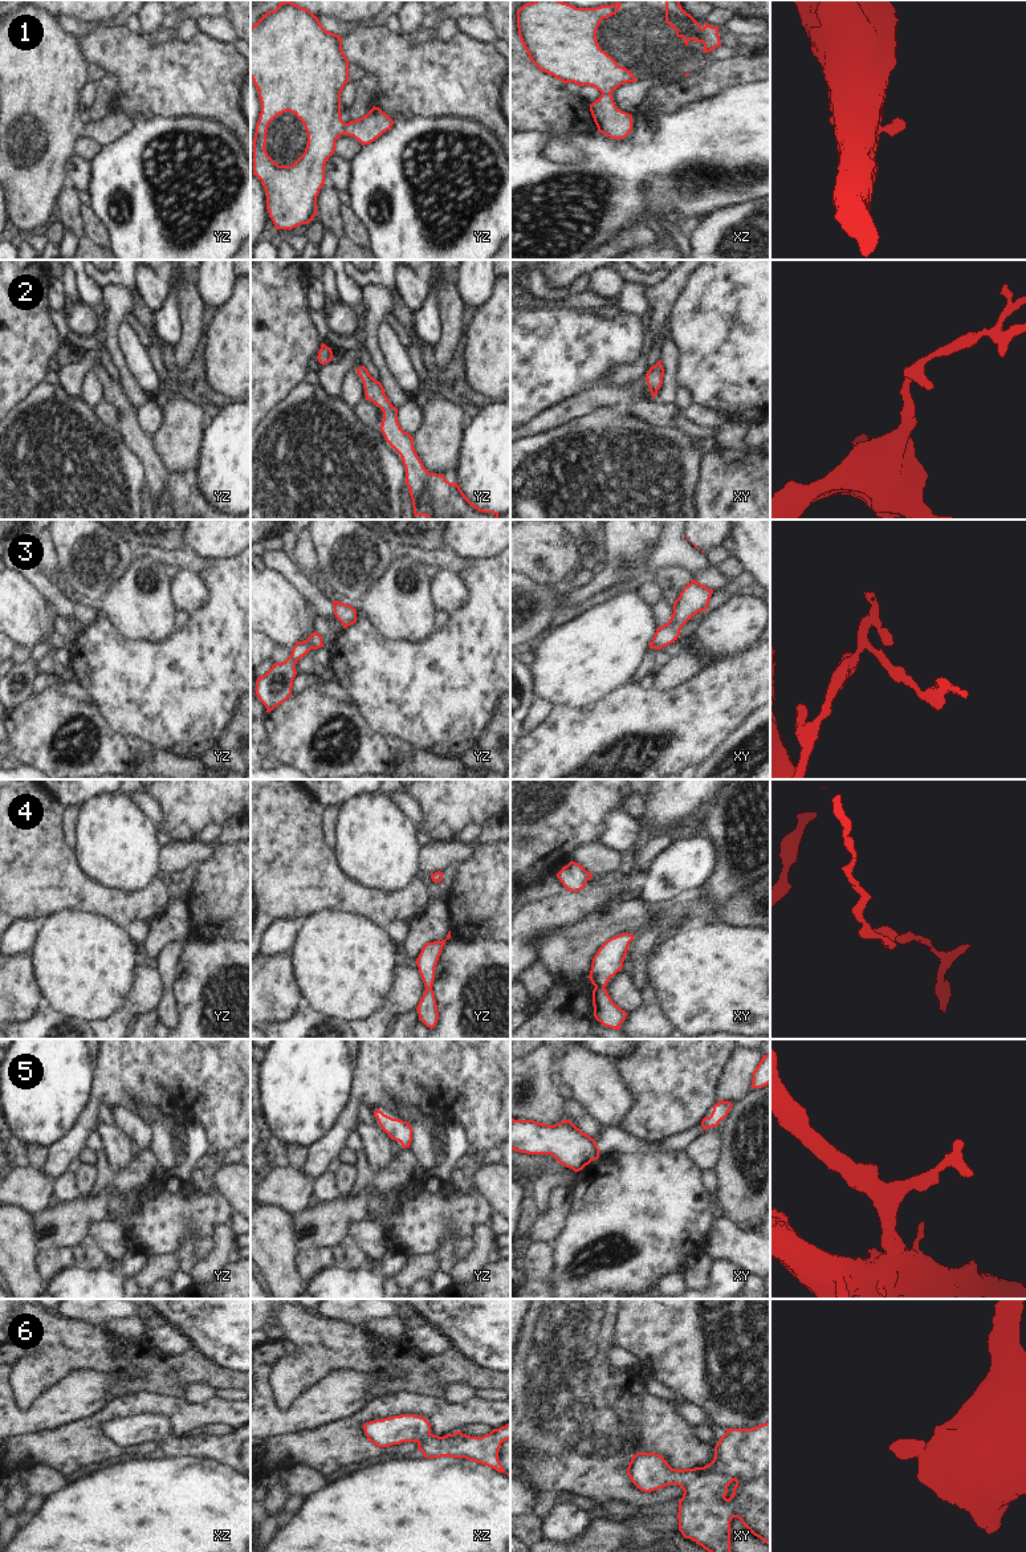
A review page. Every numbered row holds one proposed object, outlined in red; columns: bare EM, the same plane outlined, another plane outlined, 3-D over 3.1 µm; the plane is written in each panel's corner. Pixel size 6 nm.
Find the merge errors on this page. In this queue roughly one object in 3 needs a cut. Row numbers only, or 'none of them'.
none of them

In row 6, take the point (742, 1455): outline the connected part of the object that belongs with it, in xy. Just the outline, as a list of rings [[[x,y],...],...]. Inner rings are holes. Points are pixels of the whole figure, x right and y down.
[[[770,1421],[752,1429],[726,1429],[714,1446],[713,1461],[704,1467],[677,1470],[659,1454],[636,1453],[627,1474],[644,1492],[680,1486],[684,1494],[679,1500],[679,1531],[708,1552],[732,1552],[733,1518],[738,1518],[754,1536],[770,1544]]]

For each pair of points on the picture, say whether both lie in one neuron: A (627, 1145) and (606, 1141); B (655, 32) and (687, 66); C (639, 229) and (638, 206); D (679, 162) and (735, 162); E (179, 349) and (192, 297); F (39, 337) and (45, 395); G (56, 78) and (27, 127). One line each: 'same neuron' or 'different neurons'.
A: same neuron
B: same neuron
C: different neurons
D: same neuron
E: same neuron
F: different neurons
G: same neuron

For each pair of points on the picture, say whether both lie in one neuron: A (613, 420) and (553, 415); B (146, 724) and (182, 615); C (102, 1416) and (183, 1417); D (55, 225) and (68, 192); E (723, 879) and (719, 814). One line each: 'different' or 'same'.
A: different
B: different
C: same
D: different
E: same

